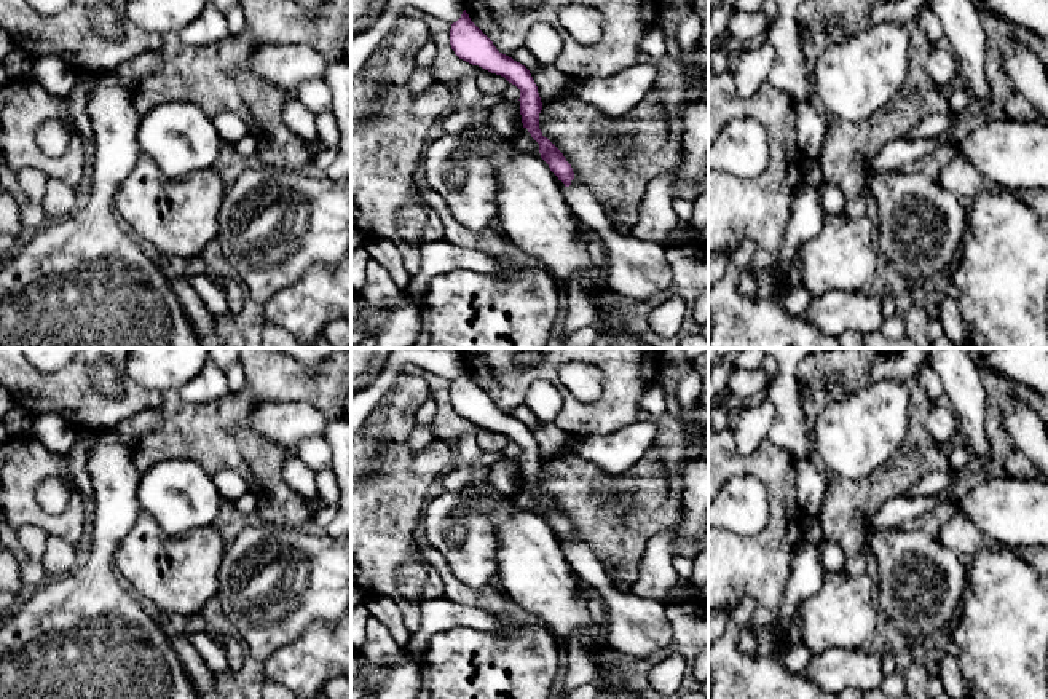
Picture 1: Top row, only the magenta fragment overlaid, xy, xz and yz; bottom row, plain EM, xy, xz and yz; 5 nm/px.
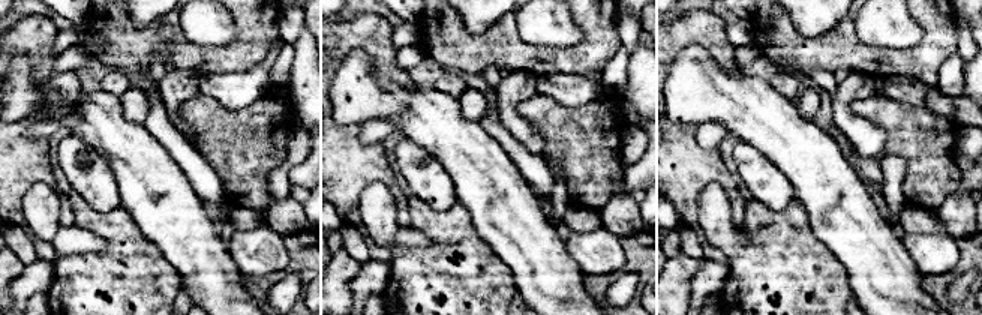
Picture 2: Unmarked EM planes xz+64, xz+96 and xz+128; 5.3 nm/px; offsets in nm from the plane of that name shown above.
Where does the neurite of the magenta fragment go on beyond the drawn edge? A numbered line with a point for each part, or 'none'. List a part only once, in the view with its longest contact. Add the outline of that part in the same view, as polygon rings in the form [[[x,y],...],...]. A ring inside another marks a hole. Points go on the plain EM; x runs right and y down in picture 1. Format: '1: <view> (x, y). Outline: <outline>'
1: xz (635, 626). Outline: [[[573,536],[569,544],[561,538],[560,543],[573,571],[595,587],[605,603],[603,626],[611,650],[643,659],[673,645],[673,629],[665,614],[665,602],[619,590],[601,560],[577,536]]]

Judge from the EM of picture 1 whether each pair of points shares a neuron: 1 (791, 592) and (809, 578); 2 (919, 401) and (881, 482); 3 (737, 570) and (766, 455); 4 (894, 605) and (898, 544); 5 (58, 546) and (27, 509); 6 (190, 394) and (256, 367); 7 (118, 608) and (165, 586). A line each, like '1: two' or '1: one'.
1: one
2: one
3: one
4: one
5: two
6: two
7: two

